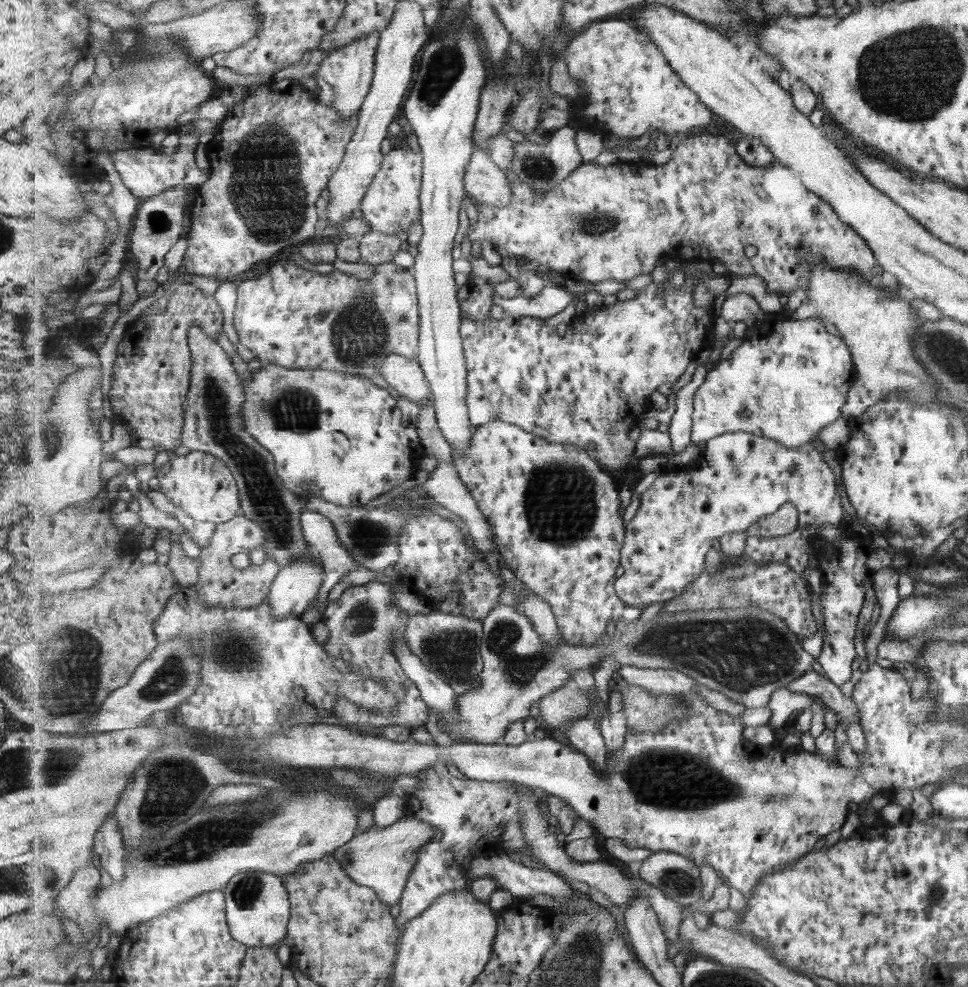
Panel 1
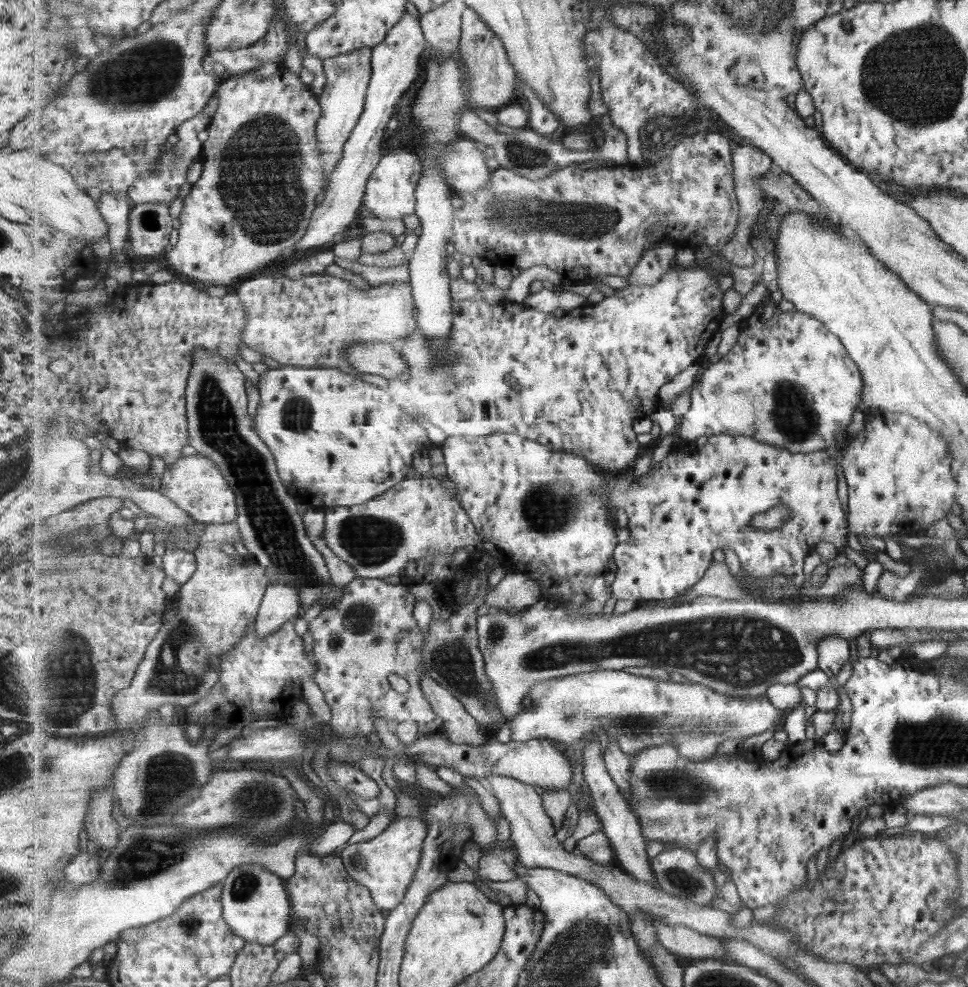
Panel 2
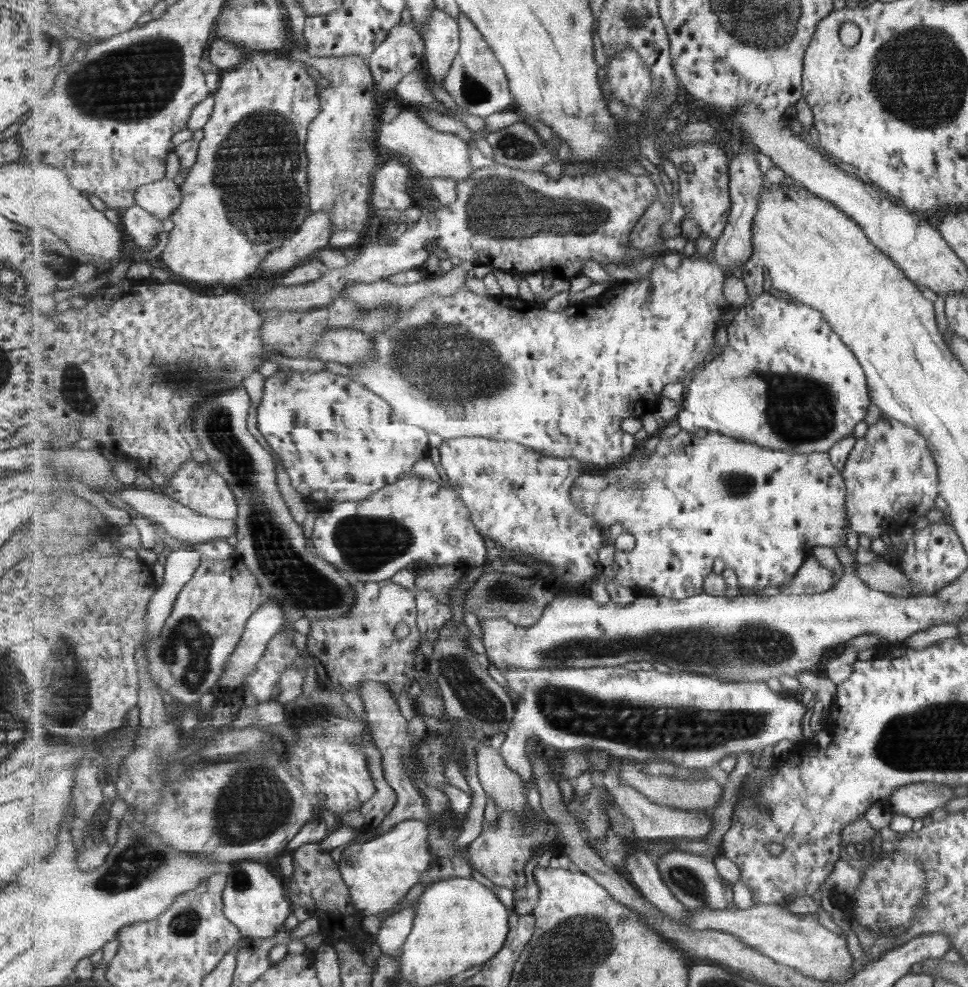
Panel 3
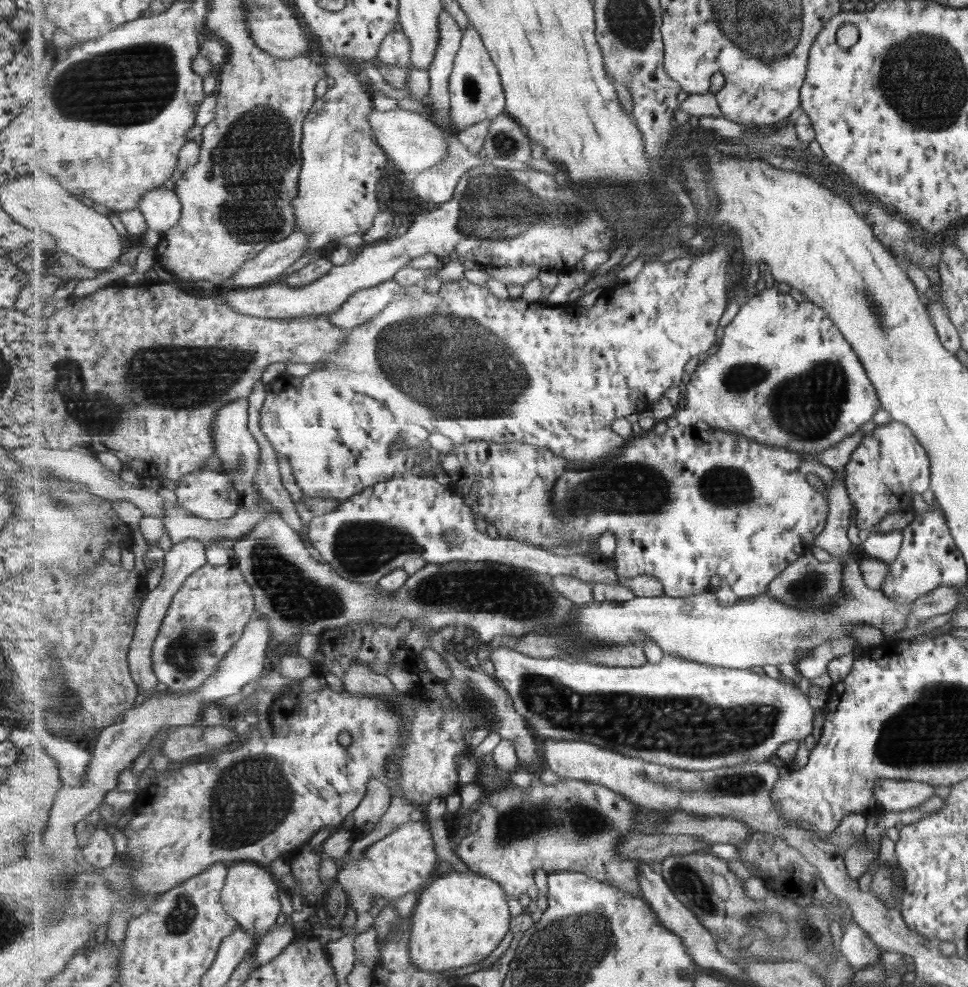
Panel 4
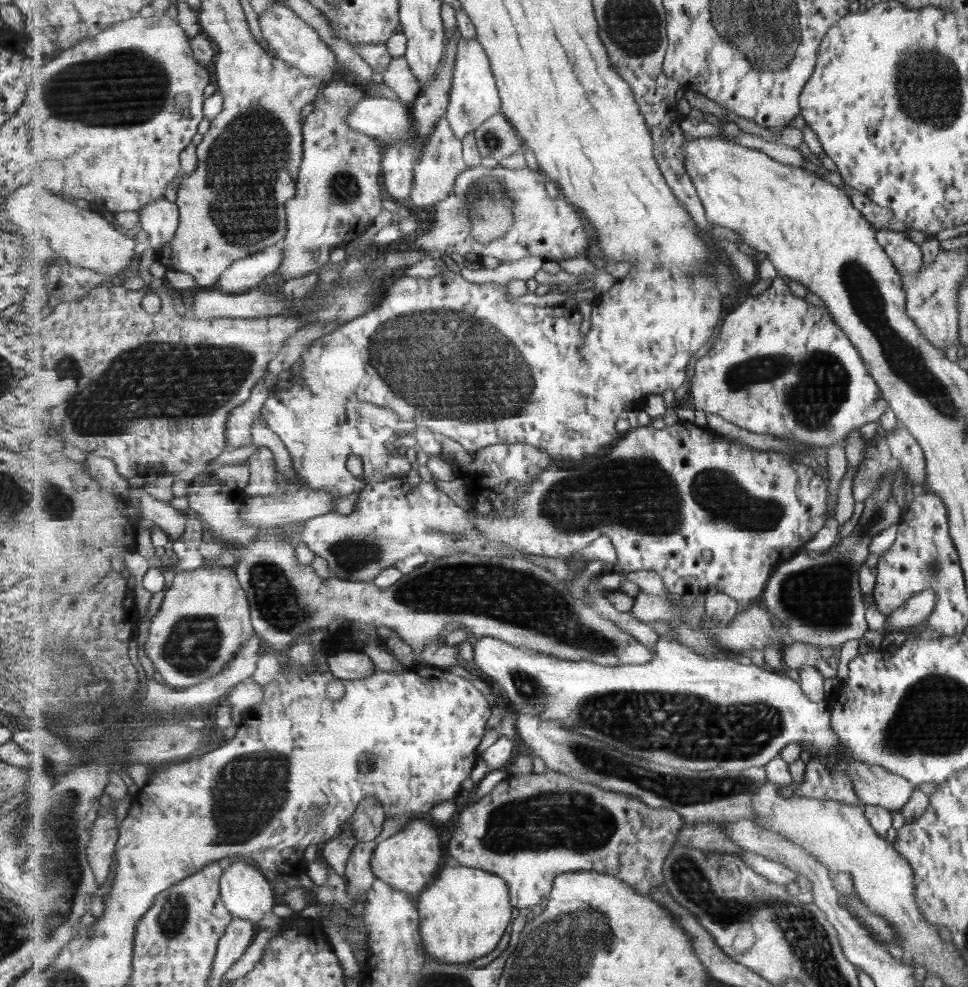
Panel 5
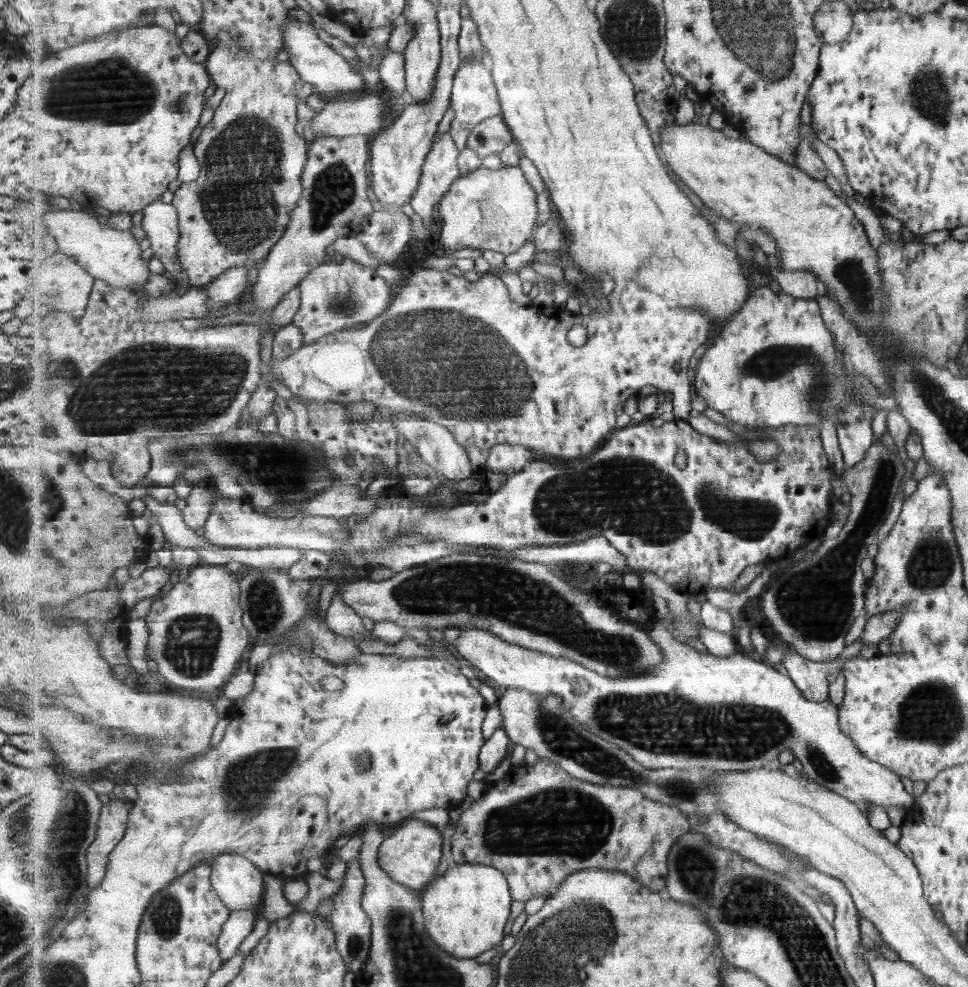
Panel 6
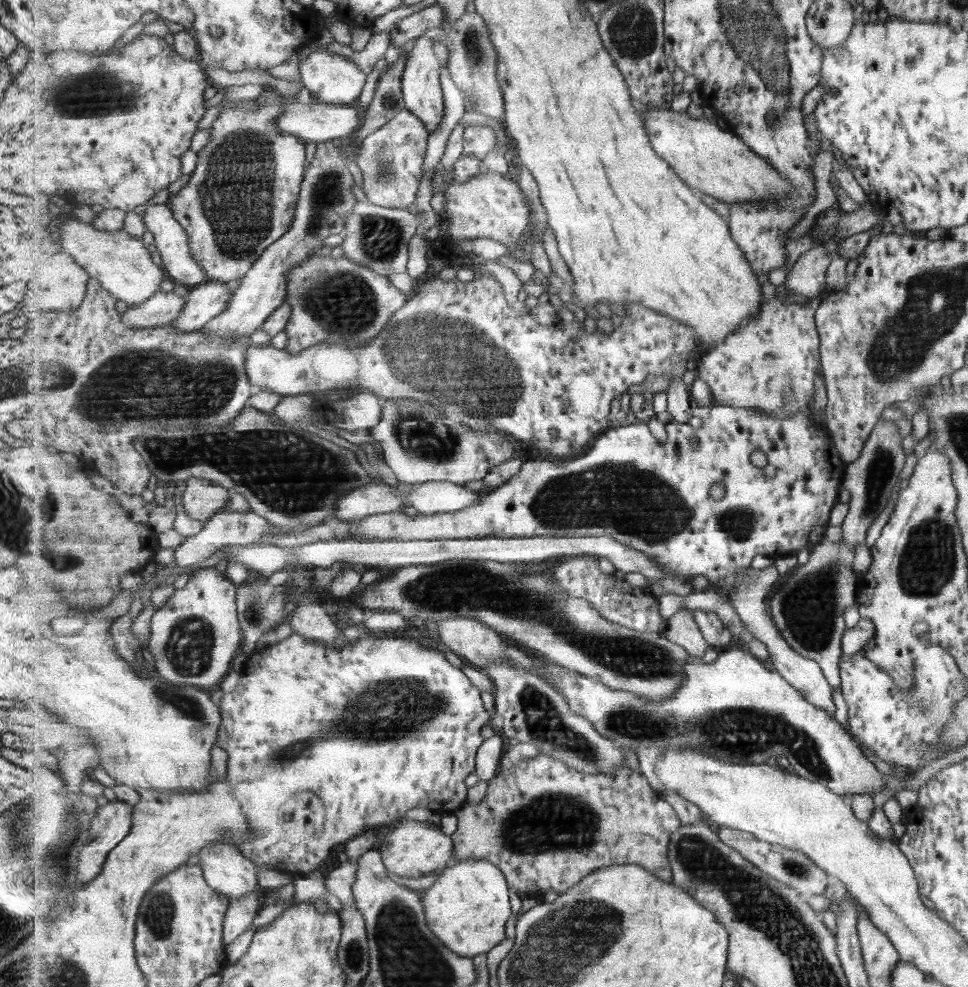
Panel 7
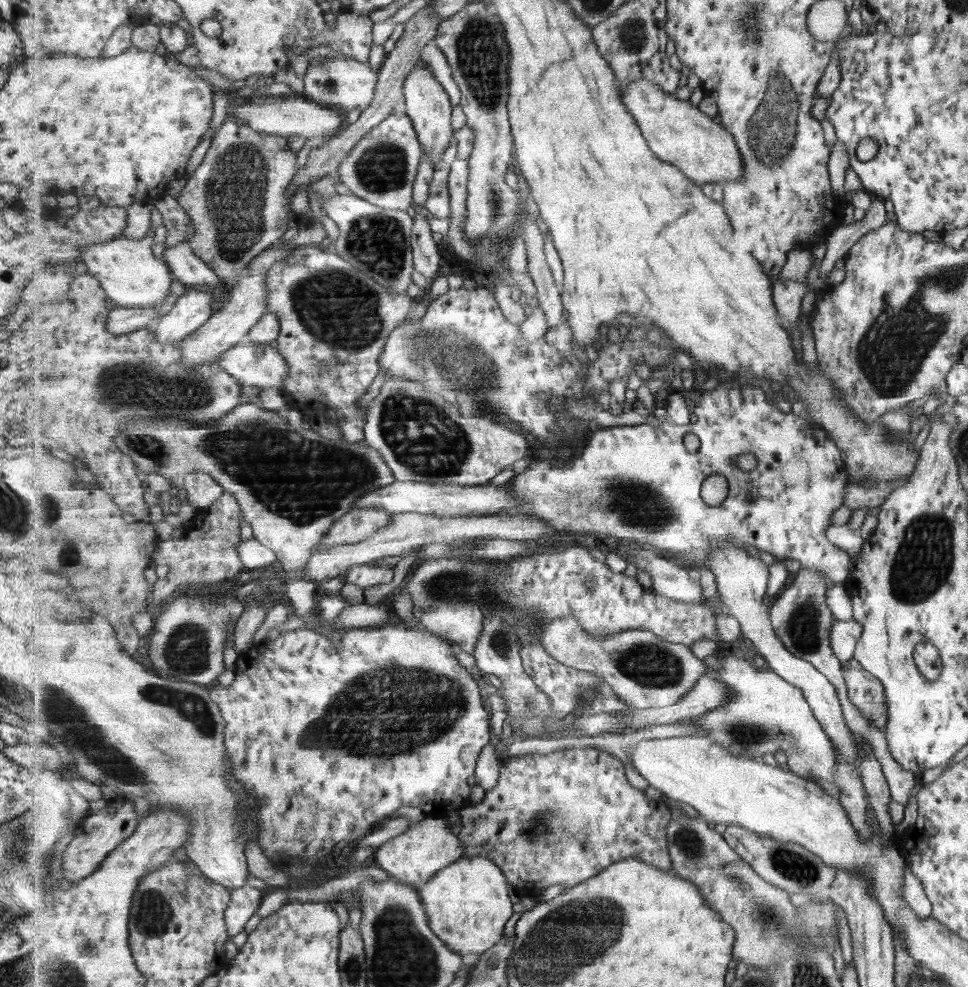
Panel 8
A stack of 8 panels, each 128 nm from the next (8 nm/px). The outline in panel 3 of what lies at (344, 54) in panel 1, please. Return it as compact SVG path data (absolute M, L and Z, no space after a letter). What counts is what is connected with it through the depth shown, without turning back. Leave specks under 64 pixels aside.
M349 55L343 57L305 56L307 63L313 66L330 84L320 91L322 112L311 123L306 144L309 164L309 215L317 212L329 212L334 222L333 233L337 231L361 232L367 220L373 216L372 192L374 172L381 166L377 155L376 142L371 141L375 134L376 82L365 57Z

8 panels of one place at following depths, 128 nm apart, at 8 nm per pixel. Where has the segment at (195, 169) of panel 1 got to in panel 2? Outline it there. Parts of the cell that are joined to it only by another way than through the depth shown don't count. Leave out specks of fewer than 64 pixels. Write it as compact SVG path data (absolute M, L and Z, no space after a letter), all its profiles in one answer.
M203 110L197 116L190 118L180 126L179 141L173 145L173 148L169 152L163 153L159 157L157 170L153 171L153 174L147 176L145 180L137 180L128 191L134 204L169 205L177 198L181 186L187 183L187 172L189 172L191 164L197 161L203 152L204 142L199 140L199 132L206 130L210 123L211 116Z

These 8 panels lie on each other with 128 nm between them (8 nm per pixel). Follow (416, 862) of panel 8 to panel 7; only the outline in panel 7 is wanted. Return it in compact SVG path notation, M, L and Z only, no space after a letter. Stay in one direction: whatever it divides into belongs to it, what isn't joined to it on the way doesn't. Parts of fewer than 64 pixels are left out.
M400 820L399 826L394 828L378 847L388 871L402 880L429 876L431 872L443 870L455 861L451 835L444 834L439 823Z

